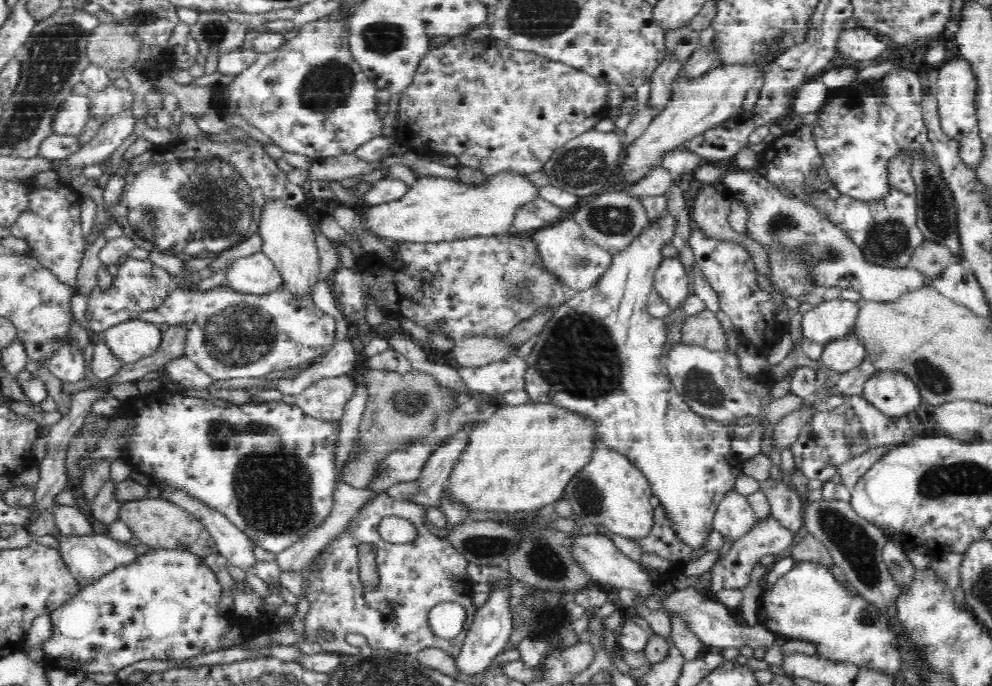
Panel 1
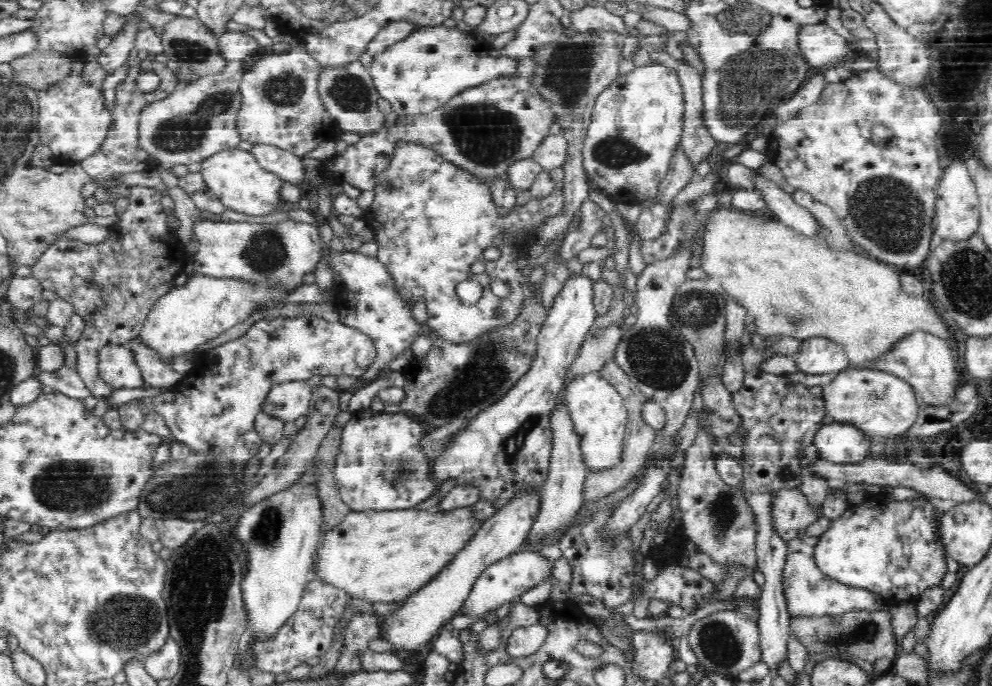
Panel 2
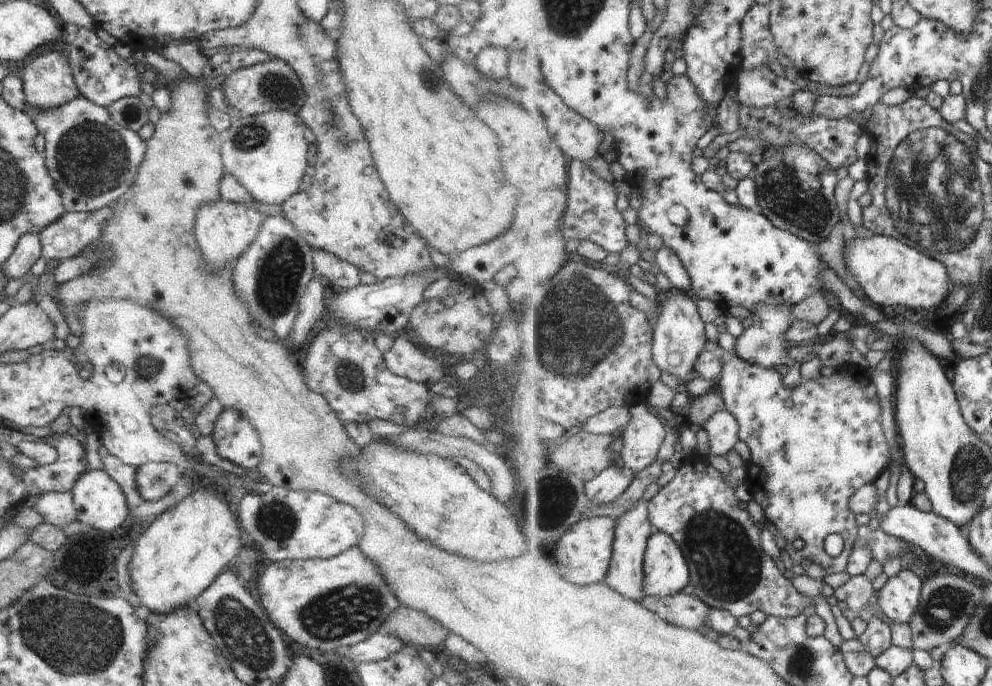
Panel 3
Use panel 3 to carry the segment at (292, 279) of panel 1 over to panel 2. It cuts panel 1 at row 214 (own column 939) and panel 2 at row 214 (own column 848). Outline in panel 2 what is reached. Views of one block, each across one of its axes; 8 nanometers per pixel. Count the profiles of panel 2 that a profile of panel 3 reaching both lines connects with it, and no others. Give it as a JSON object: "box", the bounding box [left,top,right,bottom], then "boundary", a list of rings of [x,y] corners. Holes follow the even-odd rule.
{"box":[200,147,284,215],"boundary":[[[239,147],[222,150],[208,156],[201,162],[200,175],[209,186],[210,192],[215,194],[228,209],[249,215],[266,215],[276,210],[276,203],[280,198],[279,190],[284,183],[273,172],[268,172],[256,157]]]}

